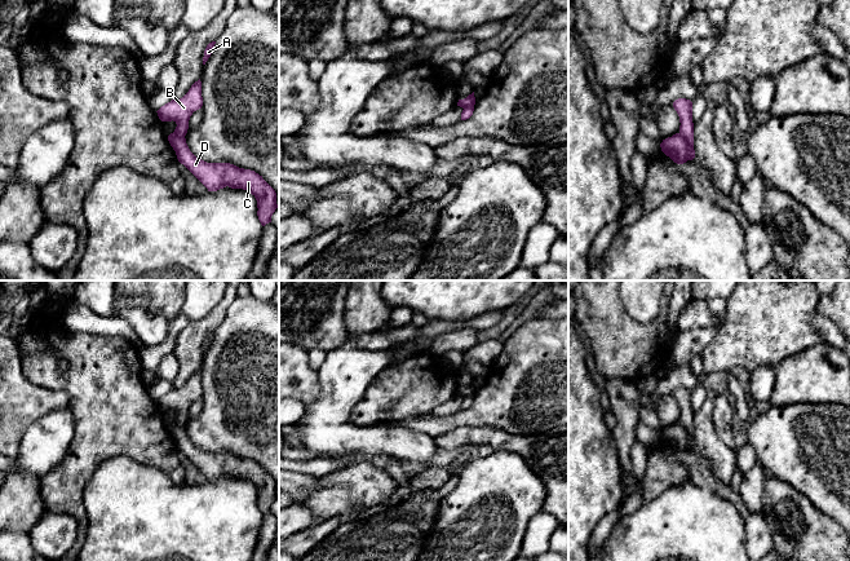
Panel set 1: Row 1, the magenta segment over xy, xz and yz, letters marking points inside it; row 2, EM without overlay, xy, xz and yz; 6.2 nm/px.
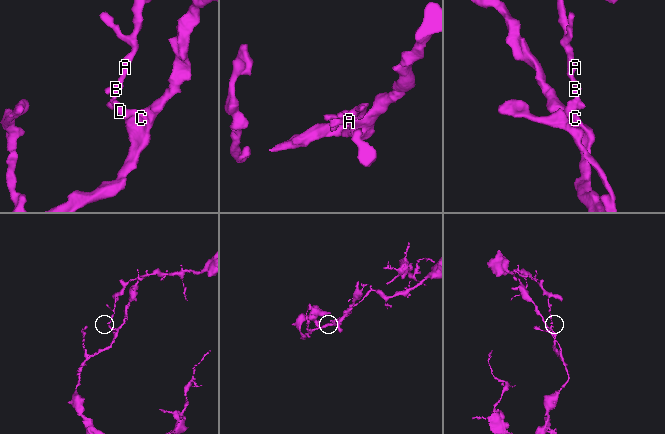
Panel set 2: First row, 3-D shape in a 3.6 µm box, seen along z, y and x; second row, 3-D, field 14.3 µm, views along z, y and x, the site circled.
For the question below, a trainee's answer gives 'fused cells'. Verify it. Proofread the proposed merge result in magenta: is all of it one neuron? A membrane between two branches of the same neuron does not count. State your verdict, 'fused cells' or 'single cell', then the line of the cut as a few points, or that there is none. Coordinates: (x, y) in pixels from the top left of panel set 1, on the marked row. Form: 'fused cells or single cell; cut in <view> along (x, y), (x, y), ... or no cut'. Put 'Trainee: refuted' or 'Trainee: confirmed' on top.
Trainee: confirmed
fused cells; cut in yz along (680, 132), (686, 142), (686, 155), (689, 159)

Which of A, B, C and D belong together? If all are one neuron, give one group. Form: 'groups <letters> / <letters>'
groups A B / C D

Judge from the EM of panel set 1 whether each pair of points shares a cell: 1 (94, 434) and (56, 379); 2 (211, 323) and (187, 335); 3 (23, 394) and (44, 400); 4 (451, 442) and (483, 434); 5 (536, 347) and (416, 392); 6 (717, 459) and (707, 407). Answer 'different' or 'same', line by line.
1: same
2: same
3: same
4: same
5: different
6: same

